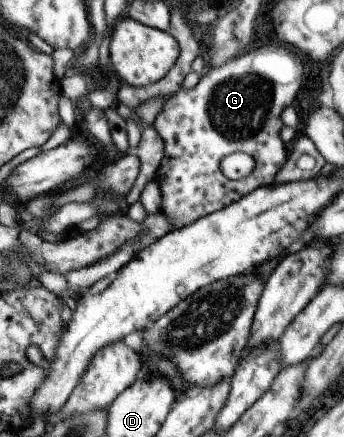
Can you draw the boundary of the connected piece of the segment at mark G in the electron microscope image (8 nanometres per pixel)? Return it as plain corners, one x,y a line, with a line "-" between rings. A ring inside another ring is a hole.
282,44
265,45
256,48
253,51
247,51
245,54
239,55
239,57
235,57
235,59
231,59
231,61
227,61
223,67
209,70
205,76
200,78
200,82
194,88
180,89
175,97
171,97
171,99
168,99
165,102
153,124
159,135
163,137
166,147
165,157
163,158
159,171
157,171
155,177
159,182
164,197
162,201
162,212
167,214
167,217
171,220
174,227
173,230
182,230
184,227
197,222
198,219
205,218
209,214
214,214
216,211
222,210
232,203
238,202
242,197
249,195
252,191
257,190
261,186
270,186
271,184
276,183
279,169
287,163
287,159
289,158
289,155
287,154
287,145
285,145
285,141
281,139
281,129
283,129
281,113
283,113
283,110
287,109
289,105
295,103
295,99
297,99
297,95
299,95
299,91
301,91
301,87
303,87
303,79
301,79
303,73
305,73
305,71
303,71
303,63
301,63
301,59
299,59
297,53
293,53
291,49
283,47
-
239,152
248,153
255,159
255,171
253,171
247,179
230,180
225,173
223,173
222,161
232,153

